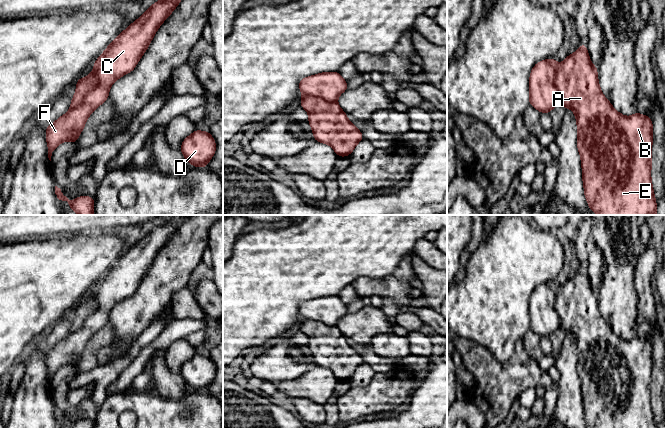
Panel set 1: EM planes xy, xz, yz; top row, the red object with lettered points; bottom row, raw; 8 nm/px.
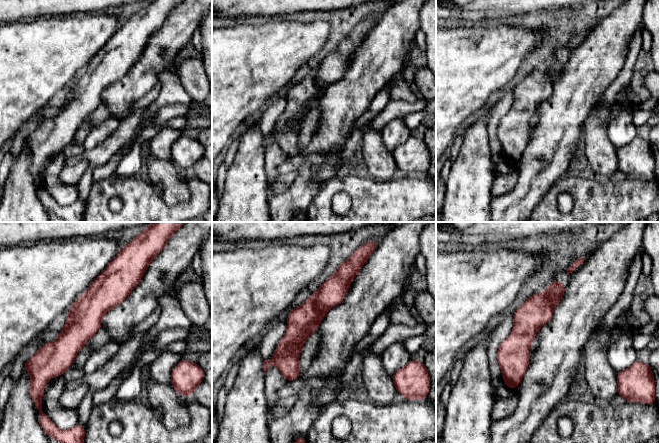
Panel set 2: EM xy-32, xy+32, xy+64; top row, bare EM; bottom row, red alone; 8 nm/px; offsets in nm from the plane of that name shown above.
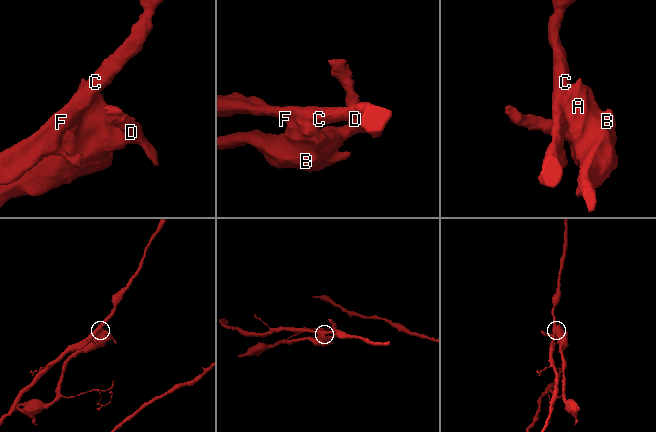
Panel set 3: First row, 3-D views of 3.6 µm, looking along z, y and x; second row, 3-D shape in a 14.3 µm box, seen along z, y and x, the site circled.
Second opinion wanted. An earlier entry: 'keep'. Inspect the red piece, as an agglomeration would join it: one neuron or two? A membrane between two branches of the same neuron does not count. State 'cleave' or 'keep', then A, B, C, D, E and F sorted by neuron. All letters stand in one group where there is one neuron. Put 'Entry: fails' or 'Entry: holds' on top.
Entry: fails
cleave | A B D E / C F

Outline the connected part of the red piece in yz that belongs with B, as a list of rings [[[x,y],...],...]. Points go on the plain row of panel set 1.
[[[582,267],[574,278],[557,289],[555,310],[559,327],[571,333],[577,346],[577,373],[581,381],[584,419],[588,428],[656,428],[651,404],[653,347],[646,339],[635,336],[625,341],[617,336],[603,319],[595,291],[588,279],[587,270]]]

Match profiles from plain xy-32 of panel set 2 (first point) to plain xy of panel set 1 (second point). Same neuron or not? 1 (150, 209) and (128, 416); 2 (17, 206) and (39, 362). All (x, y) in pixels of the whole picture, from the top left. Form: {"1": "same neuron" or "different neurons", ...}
{"1": "different neurons", "2": "same neuron"}

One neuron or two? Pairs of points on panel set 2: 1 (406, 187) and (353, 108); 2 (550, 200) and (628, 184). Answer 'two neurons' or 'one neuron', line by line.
1: two neurons
2: one neuron

